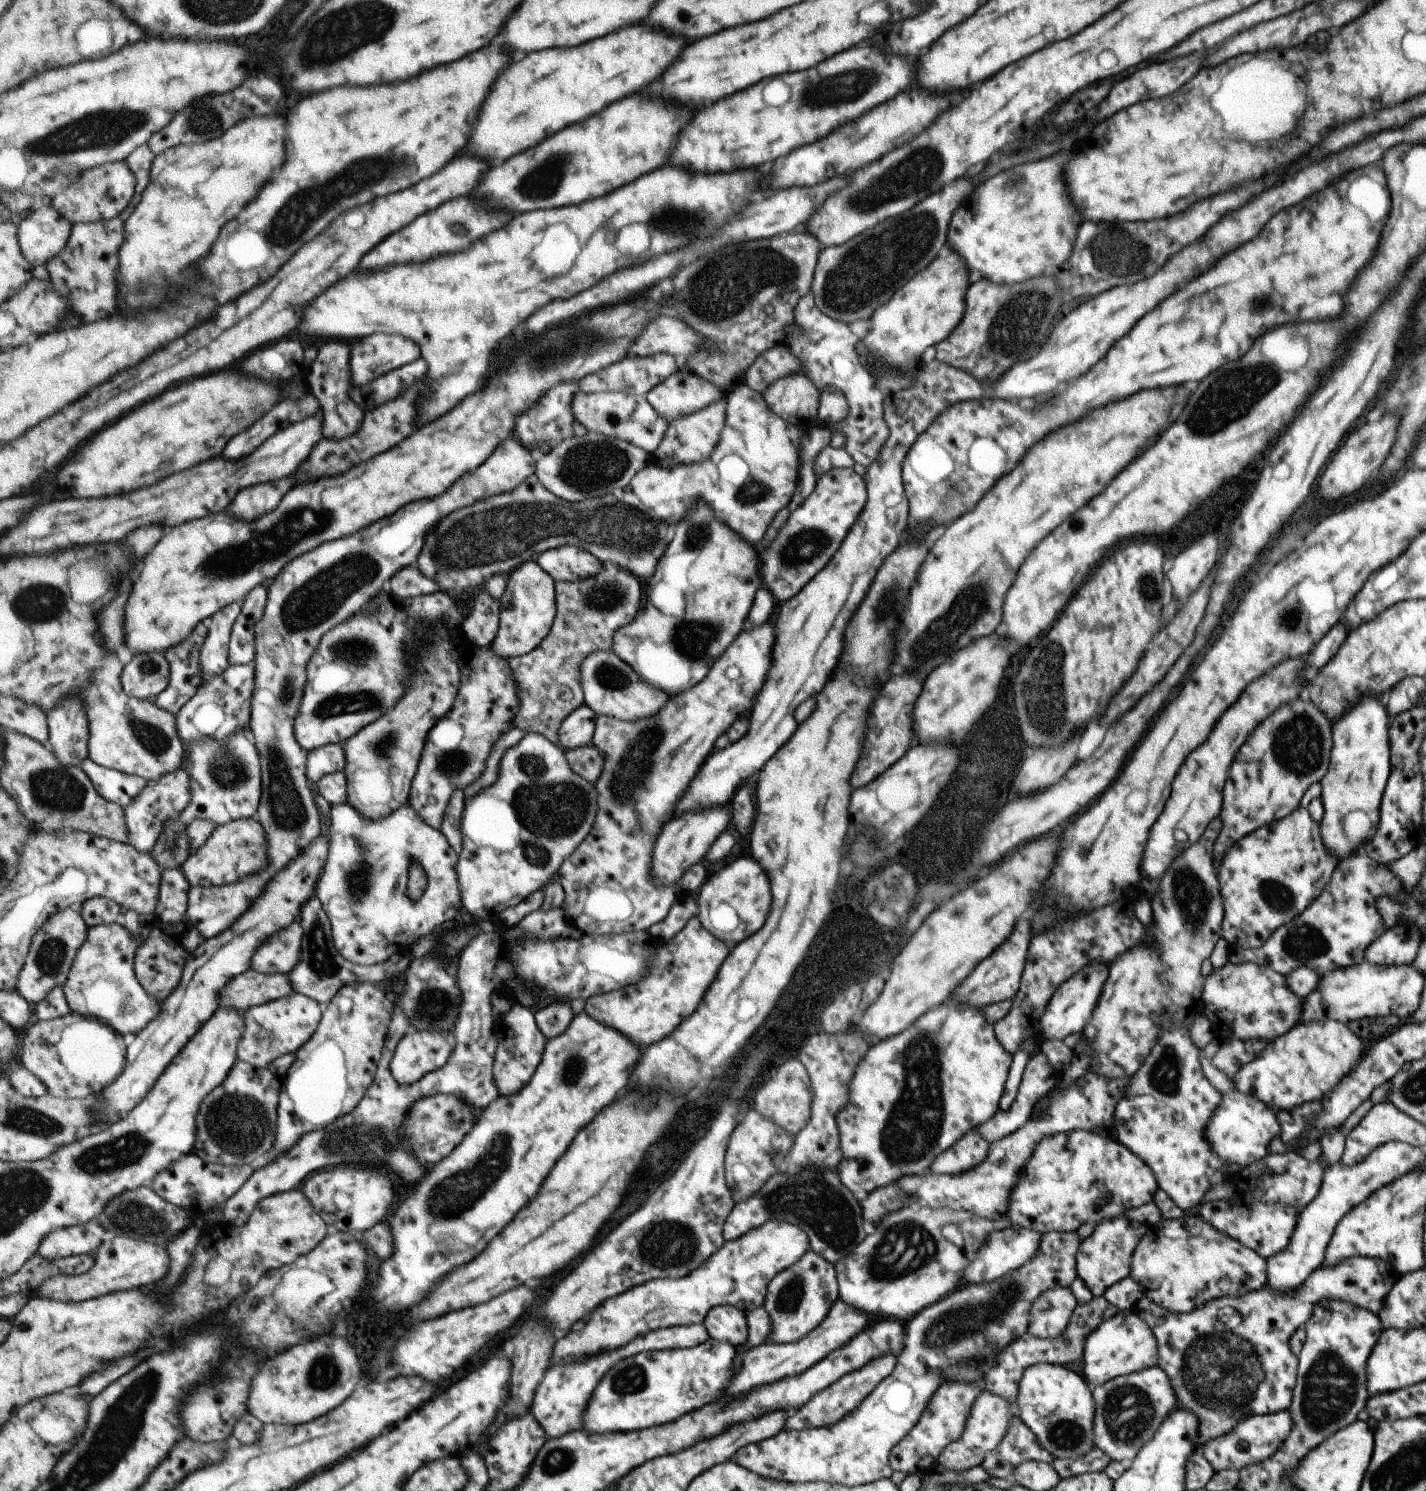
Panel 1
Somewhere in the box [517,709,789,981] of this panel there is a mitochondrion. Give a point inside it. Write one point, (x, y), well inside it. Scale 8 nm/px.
(631, 772)

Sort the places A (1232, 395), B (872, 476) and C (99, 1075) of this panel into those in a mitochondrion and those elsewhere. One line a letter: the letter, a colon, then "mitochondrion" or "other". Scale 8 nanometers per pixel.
A: mitochondrion
B: other
C: other

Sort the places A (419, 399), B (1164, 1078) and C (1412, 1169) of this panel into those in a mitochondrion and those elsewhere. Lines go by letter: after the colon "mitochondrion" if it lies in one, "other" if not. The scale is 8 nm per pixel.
A: other
B: mitochondrion
C: other

